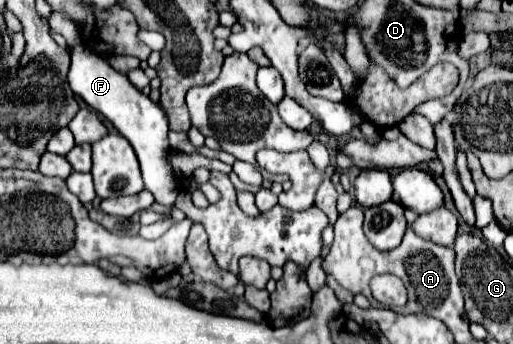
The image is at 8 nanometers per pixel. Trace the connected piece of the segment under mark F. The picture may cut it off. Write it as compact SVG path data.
M77 45L75 49L71 49L71 69L67 81L75 95L79 95L91 109L101 113L105 119L109 119L115 129L131 143L141 165L145 189L153 193L159 205L171 207L179 195L179 183L175 181L175 173L171 173L171 165L167 165L169 123L163 109L155 105L147 95L143 95L137 87L133 87L127 75L115 71L103 57L95 55L85 45Z

